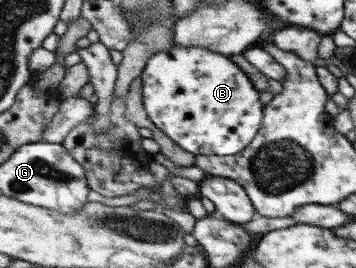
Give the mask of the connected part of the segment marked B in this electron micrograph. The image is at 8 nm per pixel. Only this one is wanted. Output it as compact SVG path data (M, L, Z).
M171 47L155 52L145 62L141 79L141 103L149 121L173 143L193 156L233 156L247 147L259 131L262 105L249 78L228 58L200 47Z

